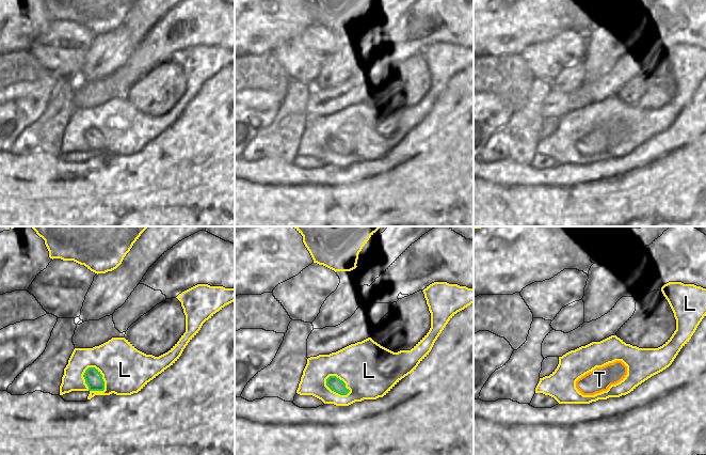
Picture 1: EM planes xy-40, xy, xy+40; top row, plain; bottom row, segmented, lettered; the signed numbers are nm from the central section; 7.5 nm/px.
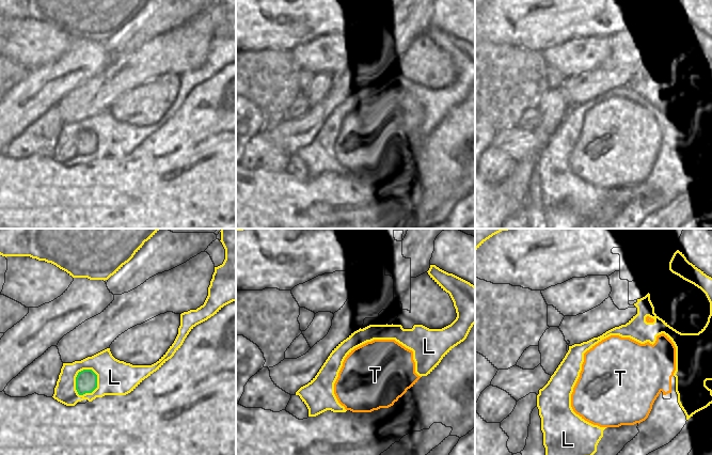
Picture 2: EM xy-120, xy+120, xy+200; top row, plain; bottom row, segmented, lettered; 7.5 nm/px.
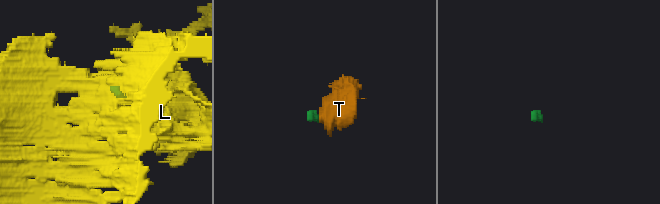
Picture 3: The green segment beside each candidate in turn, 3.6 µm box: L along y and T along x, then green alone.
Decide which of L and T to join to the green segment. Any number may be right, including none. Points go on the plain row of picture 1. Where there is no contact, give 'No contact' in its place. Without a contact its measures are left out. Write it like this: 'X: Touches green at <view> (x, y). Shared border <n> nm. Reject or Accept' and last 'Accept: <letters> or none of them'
L: Touches green at xy-40 (101, 138). Shared border 220 nm. Reject
T: No contact. Accept
Accept: T

